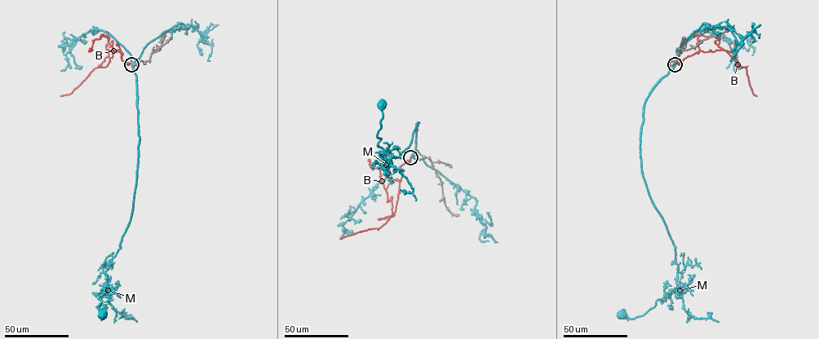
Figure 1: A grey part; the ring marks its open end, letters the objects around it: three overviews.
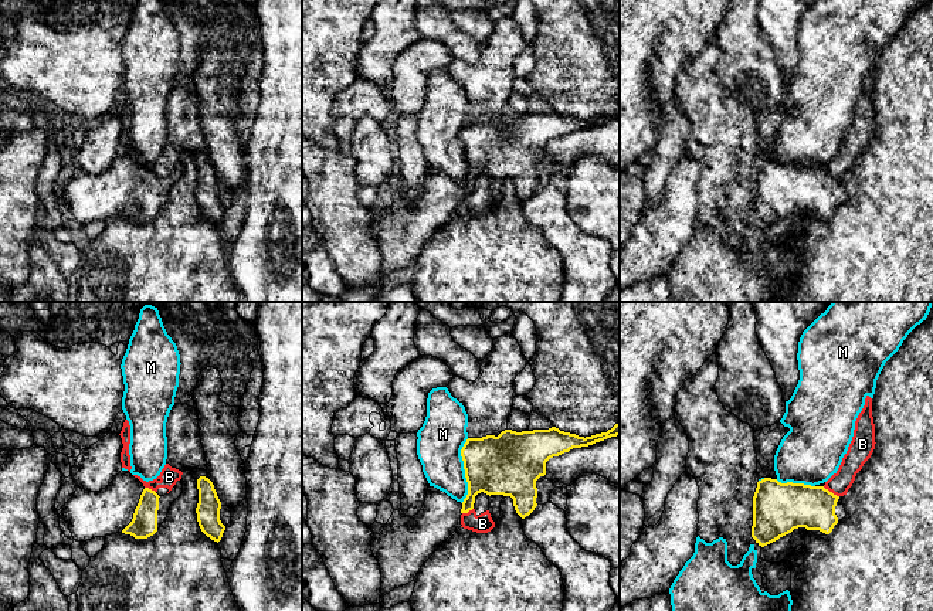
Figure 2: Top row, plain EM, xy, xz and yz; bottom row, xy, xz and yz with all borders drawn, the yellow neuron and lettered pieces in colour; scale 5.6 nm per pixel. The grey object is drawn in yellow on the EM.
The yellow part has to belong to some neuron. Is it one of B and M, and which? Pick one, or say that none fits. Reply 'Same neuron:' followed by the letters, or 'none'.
Same neuron: none

